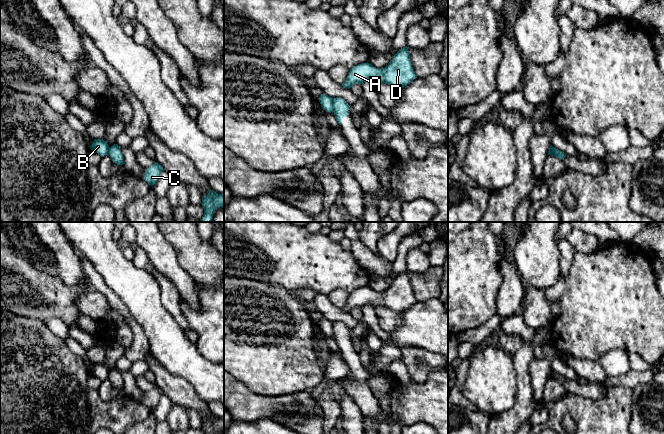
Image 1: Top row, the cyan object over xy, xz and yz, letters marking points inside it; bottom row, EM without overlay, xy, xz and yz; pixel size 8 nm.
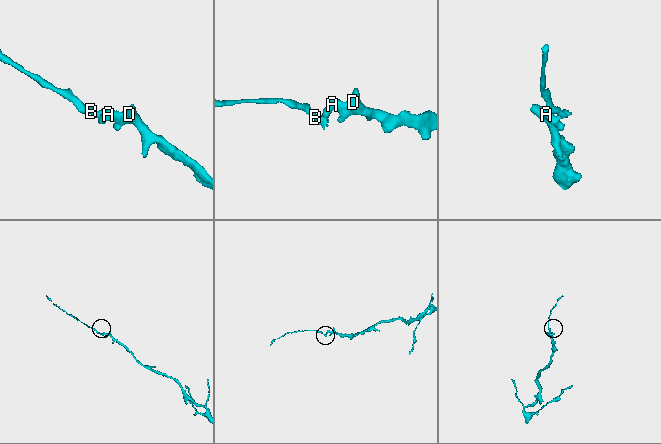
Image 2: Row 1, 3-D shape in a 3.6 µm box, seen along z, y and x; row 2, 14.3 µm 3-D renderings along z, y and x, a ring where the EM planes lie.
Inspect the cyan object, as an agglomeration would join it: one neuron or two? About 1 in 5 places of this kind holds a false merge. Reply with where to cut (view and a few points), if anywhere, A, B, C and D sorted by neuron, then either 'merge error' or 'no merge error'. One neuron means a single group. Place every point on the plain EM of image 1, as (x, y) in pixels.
cut in xz along (331, 322), (333, 335); A C D / B; merge error

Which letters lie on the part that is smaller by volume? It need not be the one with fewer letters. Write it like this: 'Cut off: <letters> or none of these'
Cut off: B

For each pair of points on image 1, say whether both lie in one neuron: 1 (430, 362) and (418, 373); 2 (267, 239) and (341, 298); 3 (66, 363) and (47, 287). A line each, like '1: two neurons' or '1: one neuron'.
1: one neuron
2: two neurons
3: two neurons

